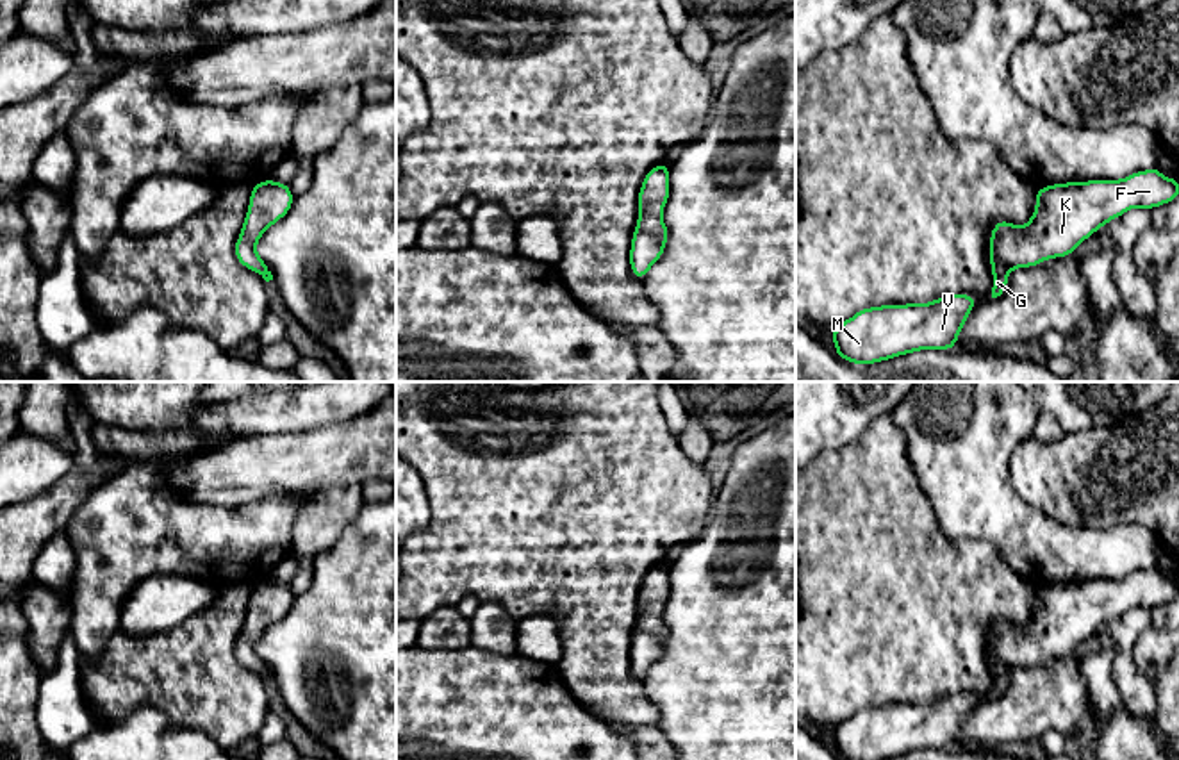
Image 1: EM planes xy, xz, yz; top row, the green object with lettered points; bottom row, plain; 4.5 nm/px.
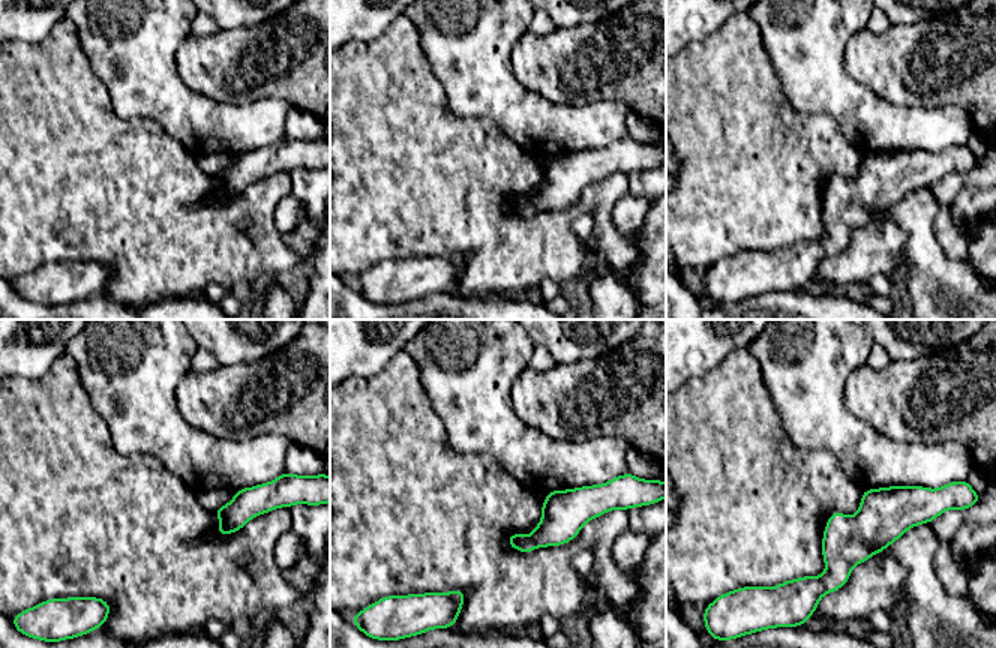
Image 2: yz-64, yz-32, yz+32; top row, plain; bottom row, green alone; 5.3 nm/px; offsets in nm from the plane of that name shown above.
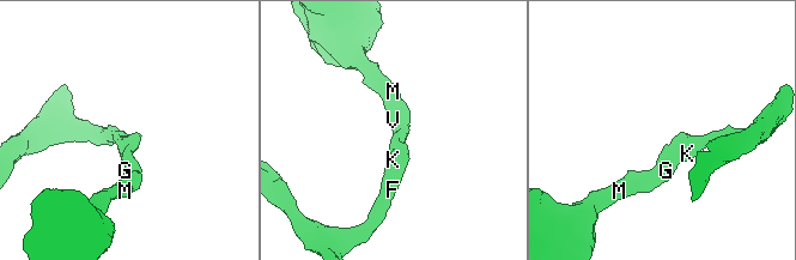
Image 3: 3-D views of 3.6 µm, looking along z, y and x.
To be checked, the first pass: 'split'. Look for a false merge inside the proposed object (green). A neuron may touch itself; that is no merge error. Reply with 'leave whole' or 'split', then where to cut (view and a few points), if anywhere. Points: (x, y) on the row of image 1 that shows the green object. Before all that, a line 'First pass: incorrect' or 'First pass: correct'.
First pass: incorrect
leave whole; cut none

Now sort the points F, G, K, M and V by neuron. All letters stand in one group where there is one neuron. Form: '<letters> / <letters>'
F G K M V

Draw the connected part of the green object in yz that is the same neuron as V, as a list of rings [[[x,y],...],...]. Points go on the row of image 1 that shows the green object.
[[[952,294],[929,303],[881,305],[858,310],[831,332],[835,351],[851,364],[874,364],[919,350],[952,350],[976,305],[972,294]]]

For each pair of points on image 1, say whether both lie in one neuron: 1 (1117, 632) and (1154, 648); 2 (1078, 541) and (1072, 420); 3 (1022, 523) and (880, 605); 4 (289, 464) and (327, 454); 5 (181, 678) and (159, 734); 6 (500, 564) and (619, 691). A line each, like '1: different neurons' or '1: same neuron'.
1: different neurons
2: different neurons
3: different neurons
4: same neuron
5: different neurons
6: same neuron

